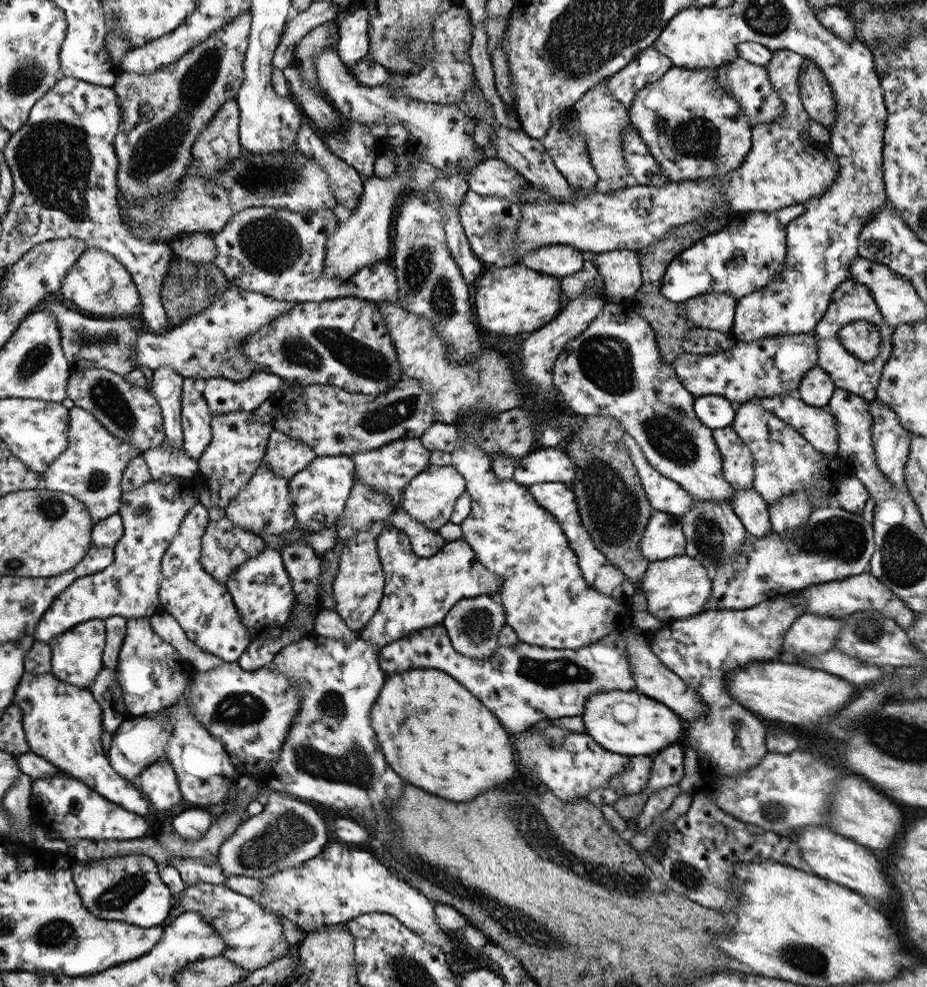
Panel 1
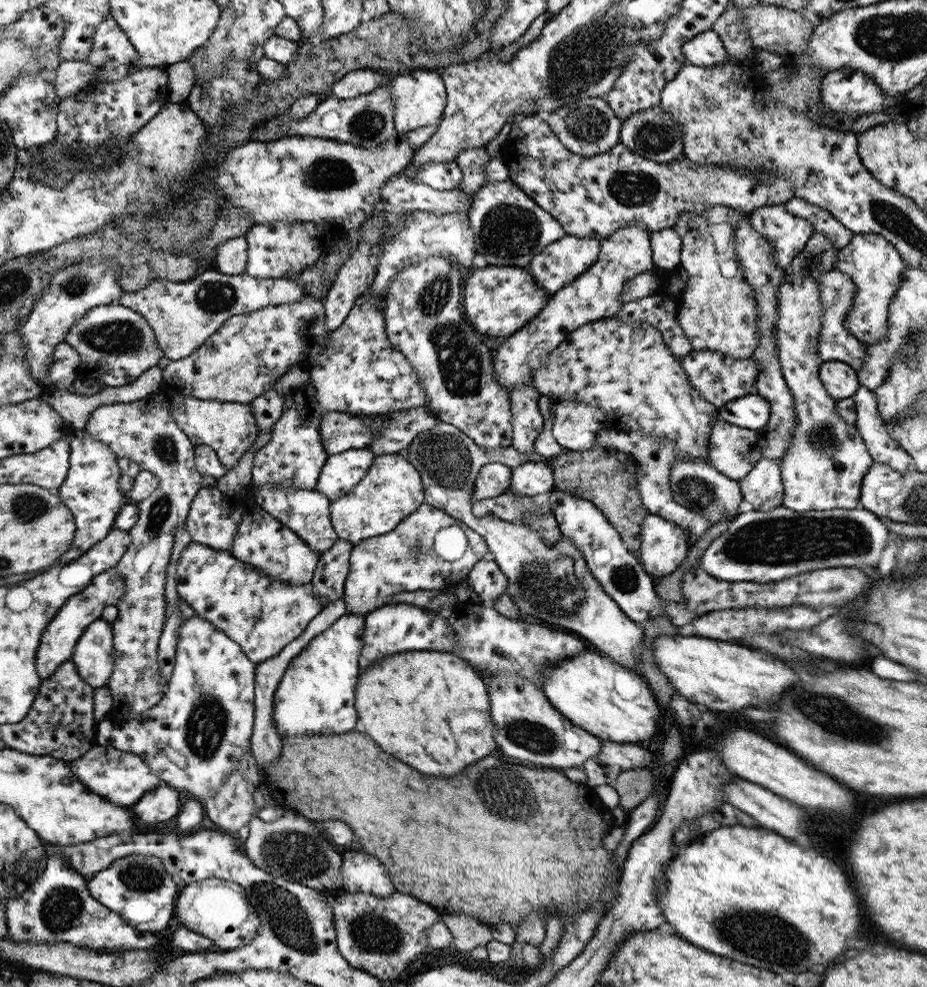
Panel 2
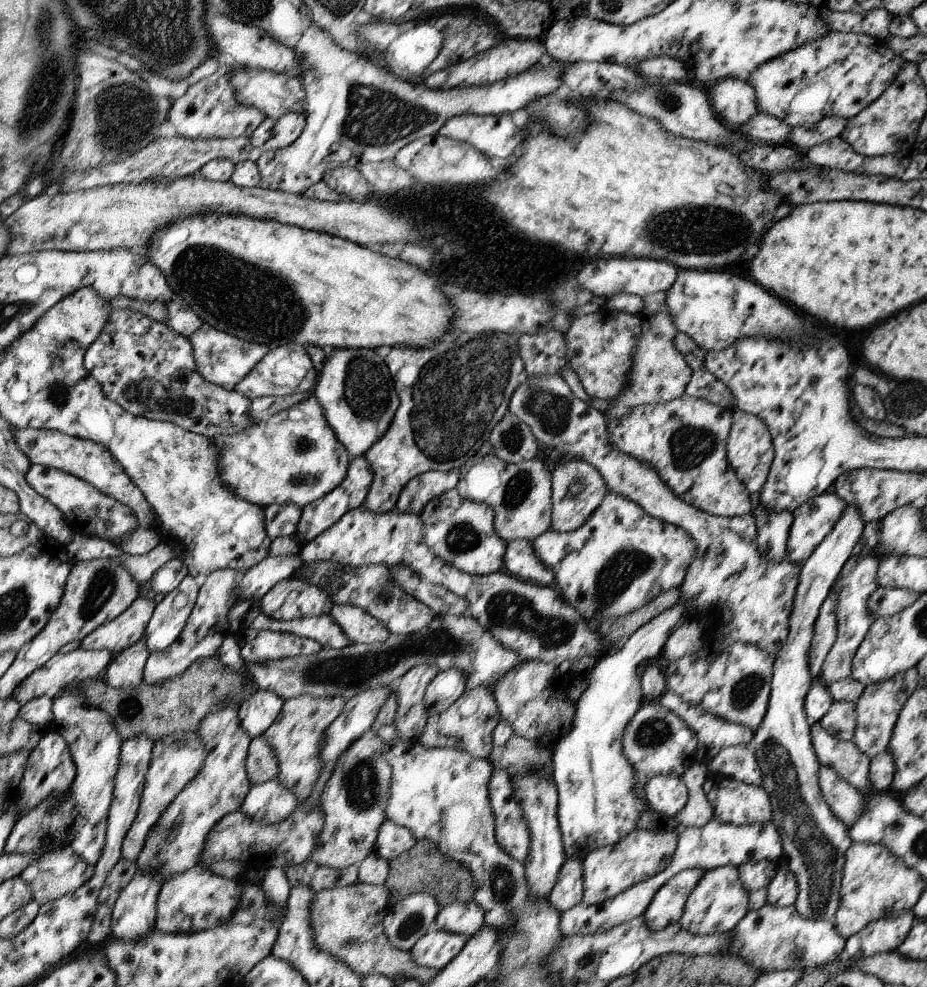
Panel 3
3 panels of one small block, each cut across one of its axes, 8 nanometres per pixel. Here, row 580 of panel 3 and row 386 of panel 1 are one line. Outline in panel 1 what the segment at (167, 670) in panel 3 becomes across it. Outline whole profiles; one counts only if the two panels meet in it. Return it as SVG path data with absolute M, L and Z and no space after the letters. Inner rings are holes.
M255 372L250 378L234 383L224 378L212 378L201 383L203 397L212 412L228 414L235 410L253 411L284 384L281 377Z

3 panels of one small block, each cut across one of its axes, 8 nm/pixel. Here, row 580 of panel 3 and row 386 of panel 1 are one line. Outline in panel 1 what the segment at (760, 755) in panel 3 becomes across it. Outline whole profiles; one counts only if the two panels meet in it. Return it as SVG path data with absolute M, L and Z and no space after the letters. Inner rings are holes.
M816 366L802 378L798 392L800 400L803 400L806 404L826 407L836 388L834 381L830 379L830 375Z

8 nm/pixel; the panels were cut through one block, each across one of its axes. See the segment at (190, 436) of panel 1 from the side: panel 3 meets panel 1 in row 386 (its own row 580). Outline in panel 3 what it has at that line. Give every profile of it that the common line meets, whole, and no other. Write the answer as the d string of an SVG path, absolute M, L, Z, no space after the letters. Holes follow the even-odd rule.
M188 574L169 594L158 598L158 604L143 631L143 639L150 652L163 652L180 636L194 609L201 578Z

